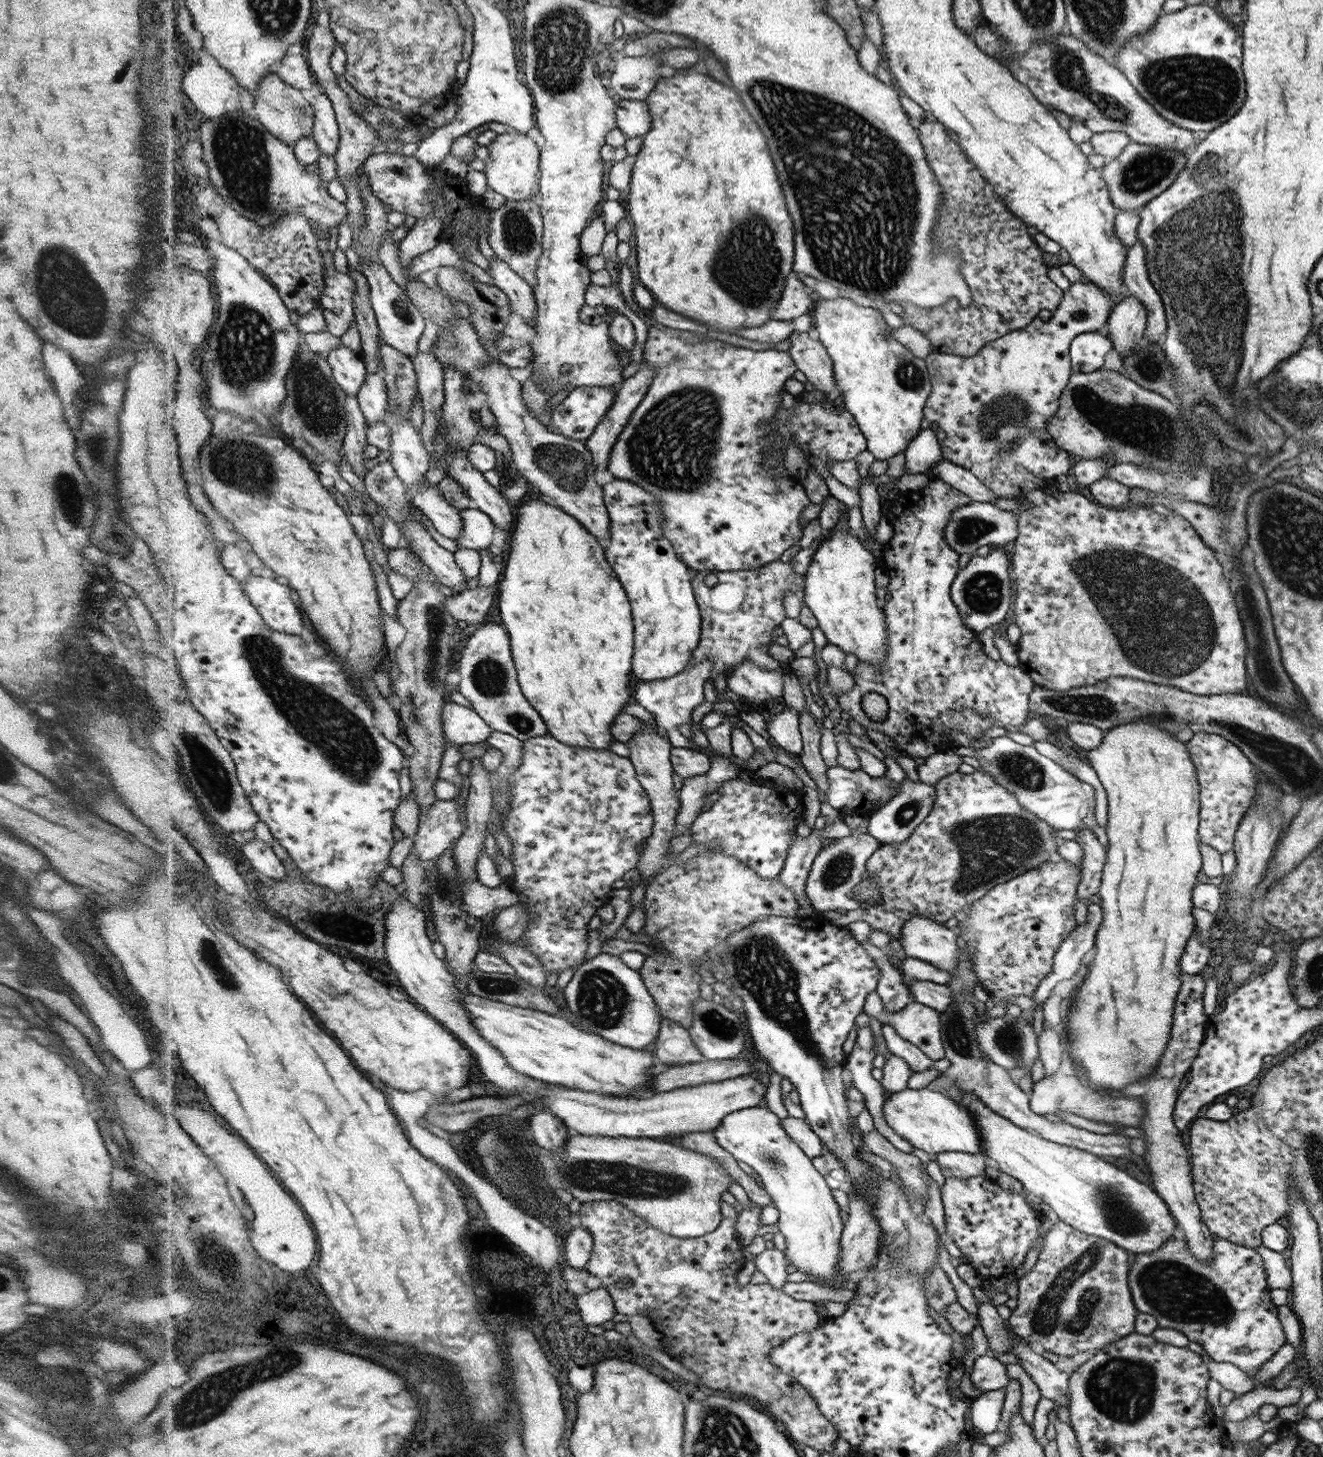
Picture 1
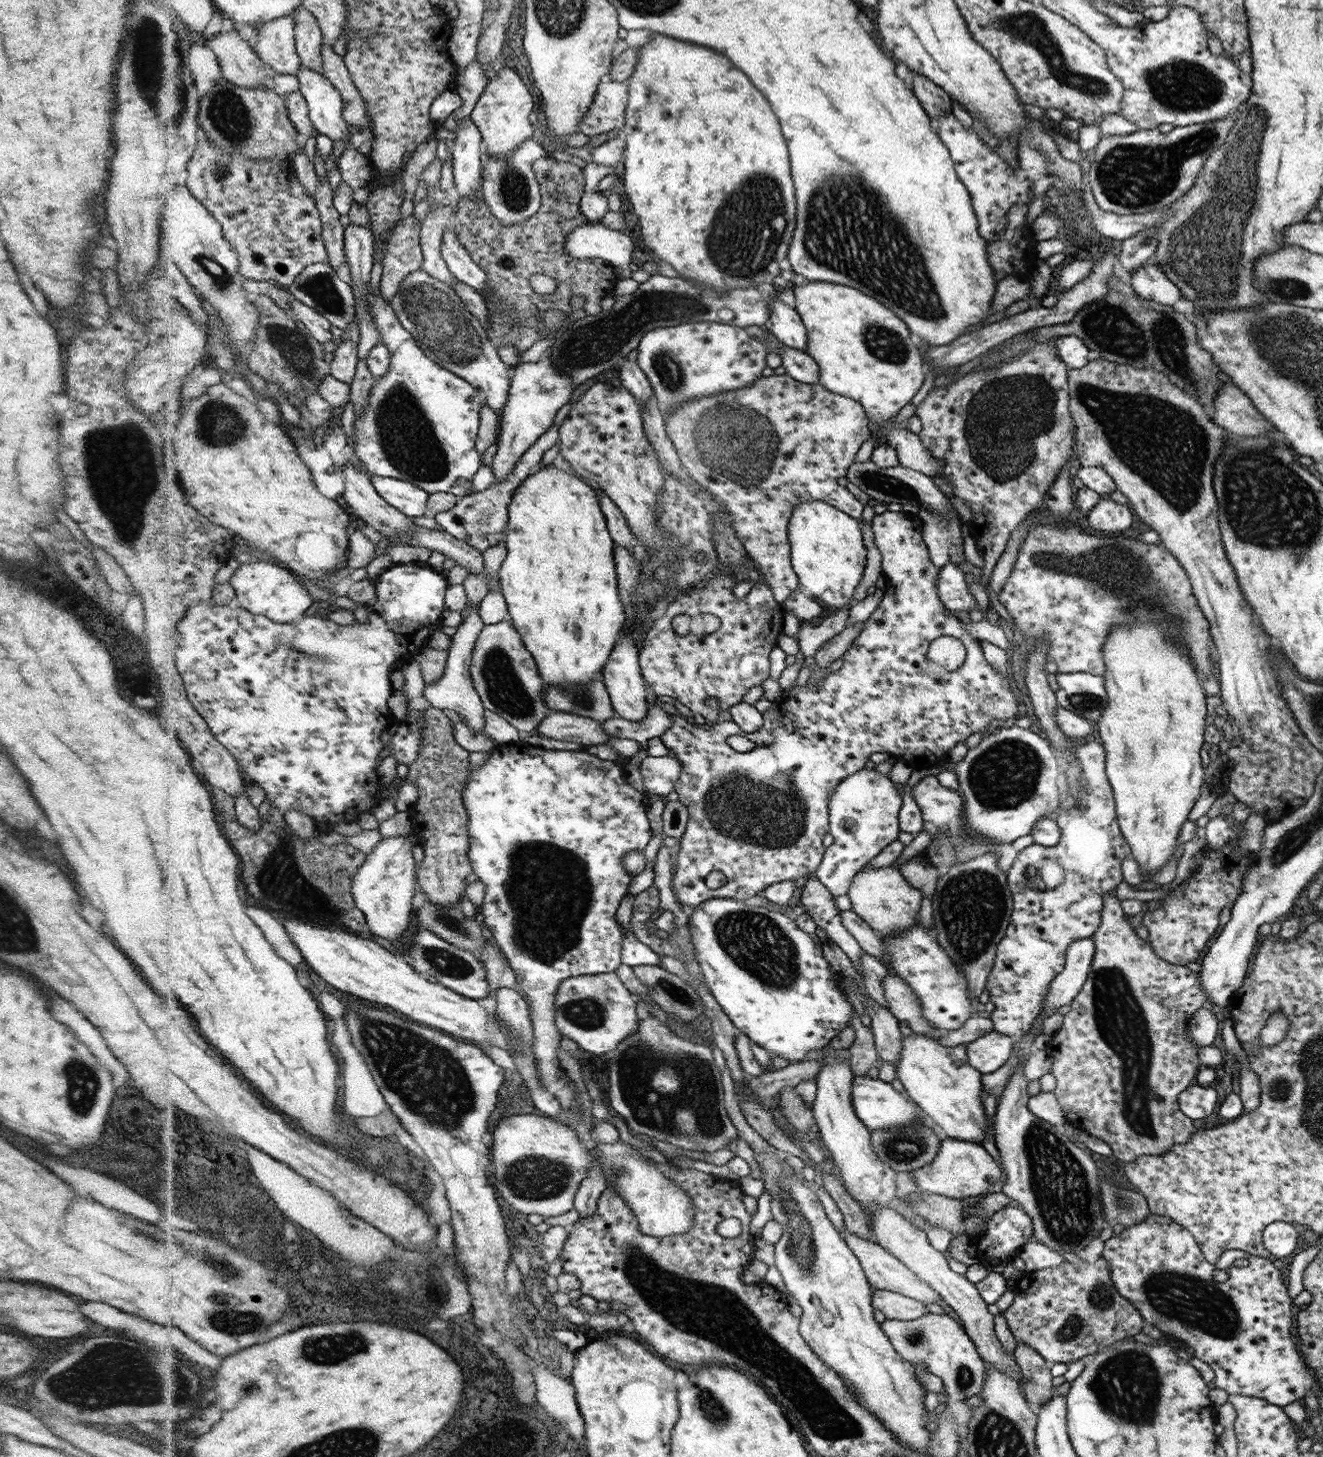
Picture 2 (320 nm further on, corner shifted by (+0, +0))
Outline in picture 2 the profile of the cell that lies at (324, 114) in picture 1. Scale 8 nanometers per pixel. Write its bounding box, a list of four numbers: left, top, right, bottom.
[294,5,325,74]

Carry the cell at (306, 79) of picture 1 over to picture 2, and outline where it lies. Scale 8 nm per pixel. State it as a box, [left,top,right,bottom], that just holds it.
[255,15,303,76]

